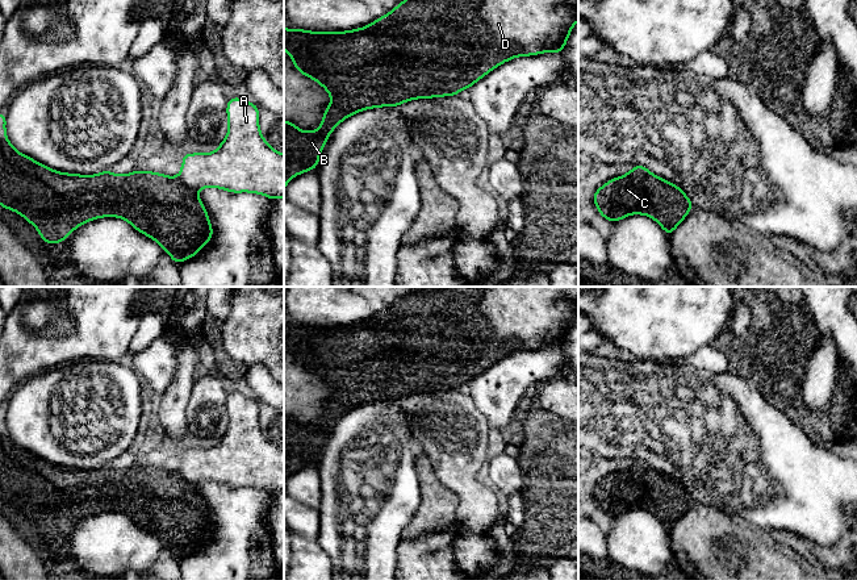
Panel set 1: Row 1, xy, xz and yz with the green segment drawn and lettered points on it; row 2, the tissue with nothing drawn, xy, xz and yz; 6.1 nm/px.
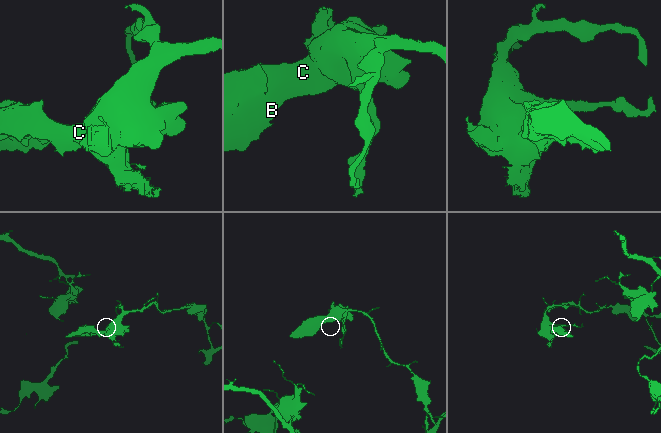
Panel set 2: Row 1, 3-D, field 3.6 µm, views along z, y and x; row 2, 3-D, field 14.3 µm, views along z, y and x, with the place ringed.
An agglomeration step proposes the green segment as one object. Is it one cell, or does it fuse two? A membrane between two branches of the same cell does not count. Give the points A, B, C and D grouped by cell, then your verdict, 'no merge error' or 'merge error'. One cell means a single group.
groups A B C D; no merge error

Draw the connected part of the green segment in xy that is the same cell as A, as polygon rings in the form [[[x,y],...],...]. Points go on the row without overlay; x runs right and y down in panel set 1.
[[[241,392],[227,393],[229,425],[217,445],[209,448],[183,447],[177,472],[154,466],[134,464],[116,470],[108,464],[97,470],[54,466],[18,447],[5,427],[7,408],[0,408],[0,500],[29,516],[45,538],[62,538],[81,518],[100,512],[120,512],[139,527],[156,535],[174,558],[193,552],[213,531],[208,506],[197,485],[220,483],[251,487],[272,496],[284,492],[284,448],[273,445],[259,423],[259,401]]]

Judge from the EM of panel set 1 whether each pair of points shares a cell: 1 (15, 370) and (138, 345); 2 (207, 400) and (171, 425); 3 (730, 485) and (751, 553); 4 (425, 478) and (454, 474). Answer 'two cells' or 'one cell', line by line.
1: two cells
2: two cells
3: two cells
4: two cells

